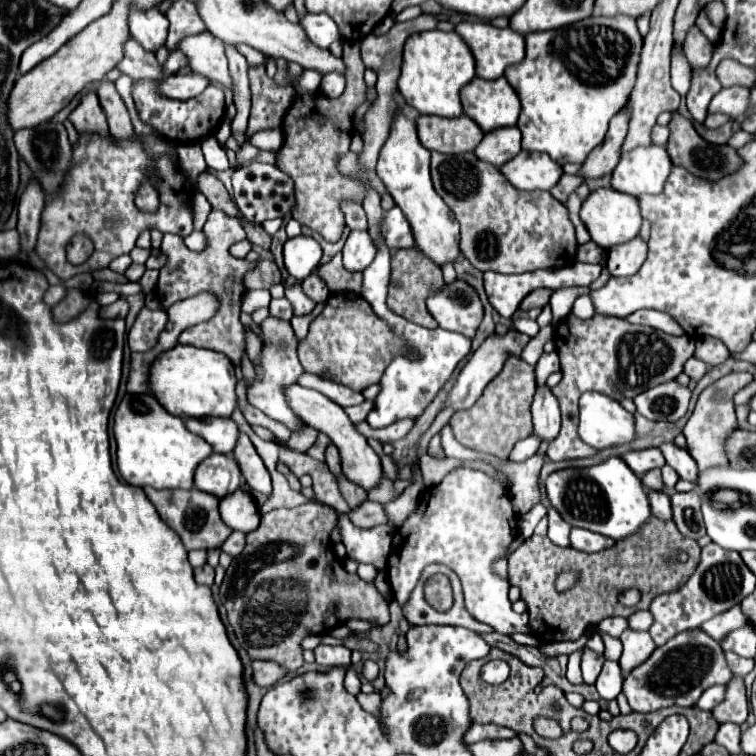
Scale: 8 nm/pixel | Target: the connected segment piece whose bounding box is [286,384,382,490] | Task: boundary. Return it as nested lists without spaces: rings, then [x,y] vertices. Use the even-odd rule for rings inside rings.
[[[300,384],[296,386],[290,386],[290,390],[286,392],[286,396],[290,398],[290,406],[294,406],[296,414],[312,428],[324,432],[330,436],[330,440],[336,444],[336,448],[340,450],[340,456],[342,456],[342,470],[344,474],[360,484],[364,490],[370,490],[372,486],[376,486],[382,478],[382,464],[380,464],[380,458],[378,454],[368,446],[364,434],[360,434],[356,430],[356,424],[352,424],[352,420],[348,418],[348,414],[344,412],[342,406],[338,406],[336,402],[332,402],[330,398],[326,398],[324,394],[316,392],[316,390],[310,390],[310,388],[302,388]]]

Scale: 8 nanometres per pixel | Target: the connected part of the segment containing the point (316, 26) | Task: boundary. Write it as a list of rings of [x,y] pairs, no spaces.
[[[324,12],[320,14],[306,14],[300,24],[304,26],[308,38],[320,46],[320,48],[328,48],[332,42],[340,42],[344,40],[340,30],[338,30],[338,24],[332,22],[332,18]]]

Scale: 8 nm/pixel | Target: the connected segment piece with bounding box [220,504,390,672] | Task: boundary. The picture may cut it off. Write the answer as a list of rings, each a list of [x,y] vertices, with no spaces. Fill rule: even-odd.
[[[302,504],[298,508],[276,508],[262,514],[260,526],[246,536],[246,546],[240,556],[232,560],[220,586],[220,602],[226,606],[228,622],[252,660],[268,660],[280,664],[286,672],[298,670],[302,660],[300,640],[308,634],[320,634],[332,630],[336,624],[344,624],[350,618],[374,620],[386,624],[390,620],[388,604],[374,584],[348,574],[342,562],[332,554],[330,530],[336,526],[338,514],[330,506]]]

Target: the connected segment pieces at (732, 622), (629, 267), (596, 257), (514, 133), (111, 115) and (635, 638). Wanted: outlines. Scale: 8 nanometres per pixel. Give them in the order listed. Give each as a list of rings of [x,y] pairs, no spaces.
[[[736,604],[736,606],[732,606],[730,610],[726,610],[726,612],[722,612],[722,614],[716,614],[714,618],[706,620],[700,628],[702,628],[706,634],[710,634],[714,640],[720,642],[726,632],[742,626],[742,622],[746,622],[746,614],[744,614],[742,606]]]
[[[638,236],[608,250],[608,272],[612,276],[634,276],[646,260],[646,242]]]
[[[588,242],[588,244],[578,246],[576,260],[578,260],[578,262],[594,262],[594,264],[598,264],[598,262],[600,262],[600,258],[602,258],[602,254],[604,254],[604,252],[600,250],[600,246],[598,246],[598,244]]]
[[[502,128],[502,130],[492,130],[482,138],[482,144],[478,144],[478,150],[474,154],[482,160],[488,162],[496,168],[502,164],[510,162],[522,148],[520,148],[520,130],[514,128]]]
[[[100,82],[100,86],[96,88],[96,94],[100,98],[100,106],[108,118],[108,126],[110,132],[116,138],[126,138],[126,136],[134,136],[132,130],[132,122],[128,116],[128,110],[114,86],[114,82]]]
[[[624,630],[620,636],[620,642],[624,644],[624,652],[620,656],[620,668],[626,674],[630,674],[630,670],[638,664],[642,664],[650,652],[654,652],[656,644],[650,638],[650,632],[642,632],[642,630]]]

